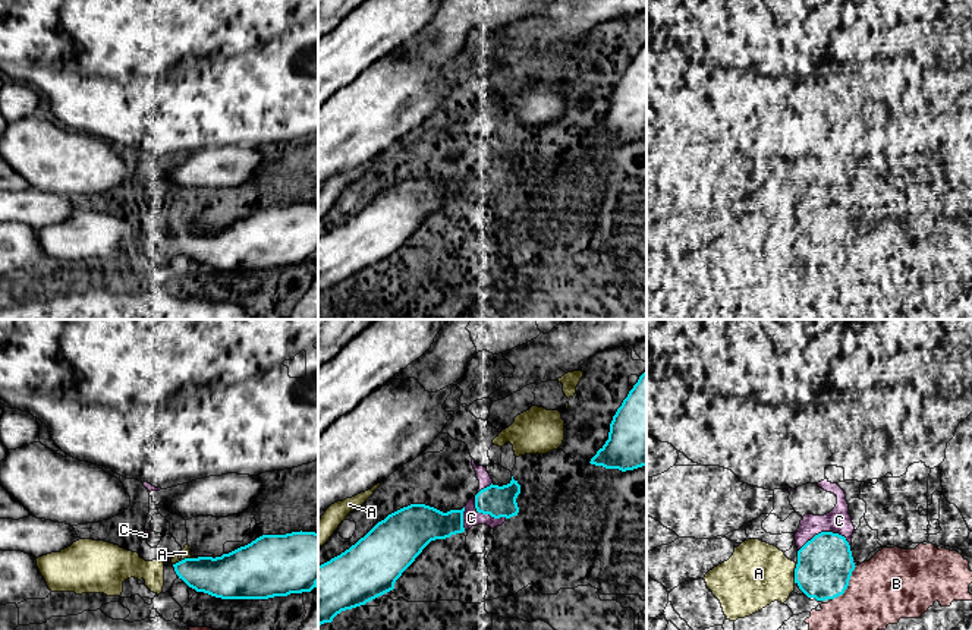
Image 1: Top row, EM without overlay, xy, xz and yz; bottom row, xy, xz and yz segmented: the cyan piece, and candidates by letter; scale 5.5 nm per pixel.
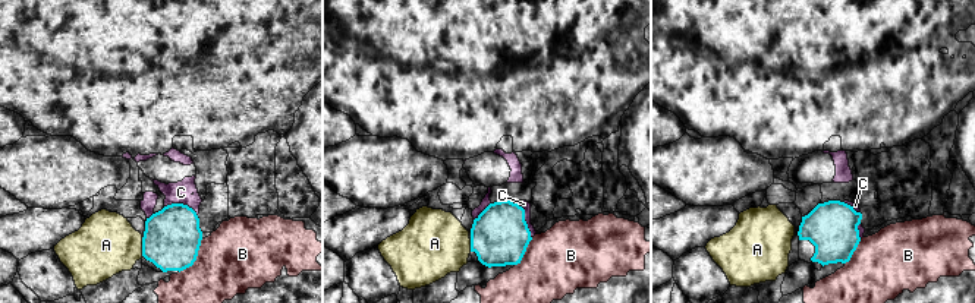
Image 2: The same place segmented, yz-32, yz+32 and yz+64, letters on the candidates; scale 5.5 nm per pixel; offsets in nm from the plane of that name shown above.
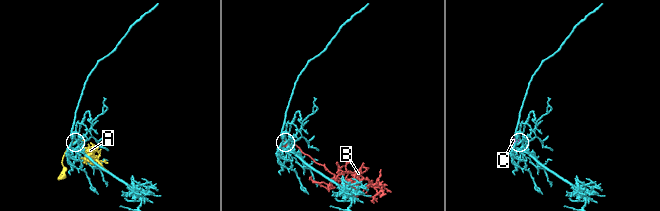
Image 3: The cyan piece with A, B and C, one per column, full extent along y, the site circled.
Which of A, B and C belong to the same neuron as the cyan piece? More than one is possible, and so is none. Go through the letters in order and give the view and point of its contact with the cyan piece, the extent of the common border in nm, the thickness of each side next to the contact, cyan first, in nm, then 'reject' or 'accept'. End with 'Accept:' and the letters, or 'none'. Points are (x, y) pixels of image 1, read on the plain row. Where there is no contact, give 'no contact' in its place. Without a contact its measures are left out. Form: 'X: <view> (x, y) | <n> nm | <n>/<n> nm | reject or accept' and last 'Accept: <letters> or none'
A: xy (185, 230) | 150 nm | 240/50 nm | reject
B: yz (848, 257) | 240 nm | 300/380 nm | reject
C: yz (824, 204) | 300 nm | 300/140 nm | reject
Accept: none

